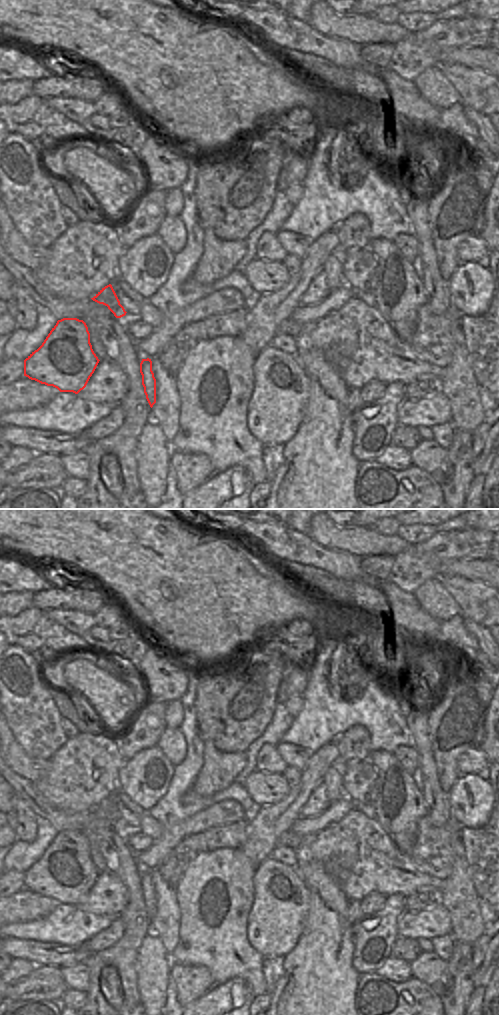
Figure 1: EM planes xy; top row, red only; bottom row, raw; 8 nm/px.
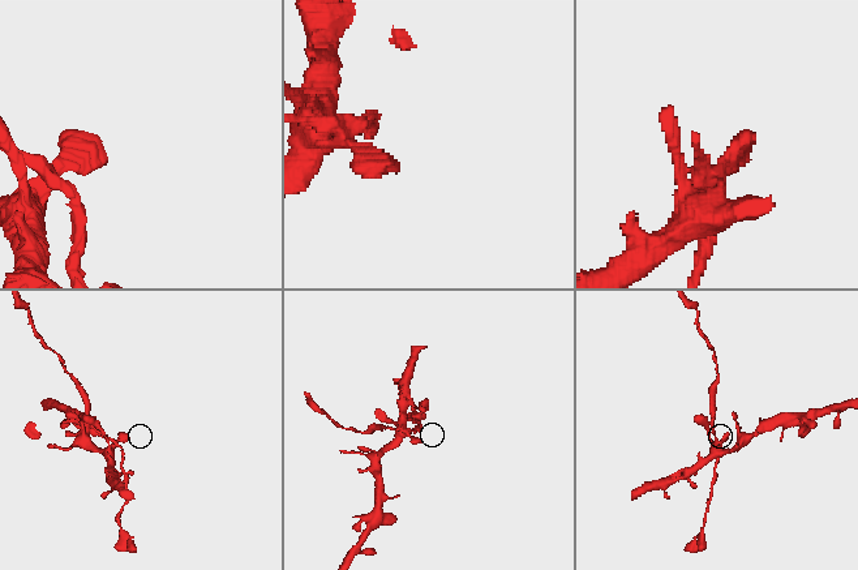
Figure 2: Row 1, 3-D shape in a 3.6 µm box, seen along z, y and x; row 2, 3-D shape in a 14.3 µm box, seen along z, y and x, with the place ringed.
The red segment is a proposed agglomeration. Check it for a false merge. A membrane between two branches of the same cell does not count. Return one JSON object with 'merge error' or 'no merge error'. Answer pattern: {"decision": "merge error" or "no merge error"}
{"decision": "merge error"}

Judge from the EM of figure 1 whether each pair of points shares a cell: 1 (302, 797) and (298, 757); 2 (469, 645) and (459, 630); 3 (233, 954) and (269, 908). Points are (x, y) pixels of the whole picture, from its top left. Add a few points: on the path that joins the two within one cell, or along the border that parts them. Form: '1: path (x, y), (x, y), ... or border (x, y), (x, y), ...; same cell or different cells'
1: border (312, 752), (306, 766), (301, 771); different cells
2: border (472, 637), (464, 637), (464, 644), (459, 653); different cells
3: border (247, 913), (246, 938), (261, 954); different cells

